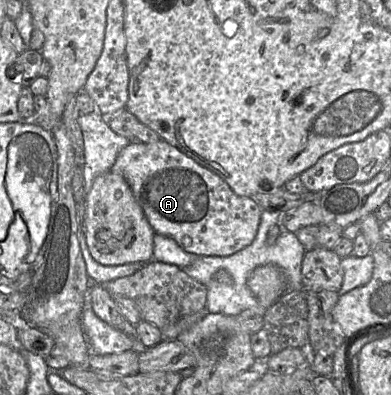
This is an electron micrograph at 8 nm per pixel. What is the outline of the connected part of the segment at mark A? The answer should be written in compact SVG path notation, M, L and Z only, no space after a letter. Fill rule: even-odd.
M162 139L151 143L130 142L119 152L116 161L110 171L122 175L124 179L127 181L136 201L141 206L155 234L160 234L174 239L177 242L177 244L188 253L203 256L230 256L238 252L239 250L243 249L244 247L250 245L257 234L262 209L260 208L259 204L255 201L255 199L235 194L229 187L229 185L221 177L219 177L217 174L210 171L209 169L201 166L192 158L186 156L184 153L178 150L178 148Z

